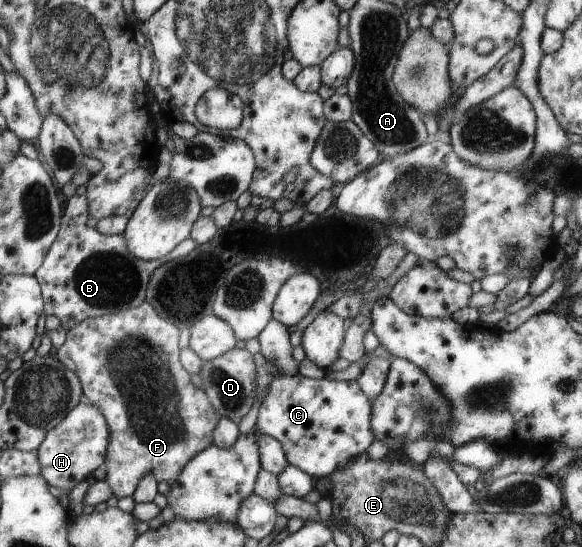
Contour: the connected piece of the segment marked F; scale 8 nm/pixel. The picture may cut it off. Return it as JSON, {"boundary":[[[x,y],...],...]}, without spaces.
{"boundary":[[[144,302],[114,315],[88,317],[80,321],[67,330],[66,341],[54,352],[60,363],[80,379],[85,400],[96,405],[106,417],[110,441],[100,476],[119,500],[132,495],[146,473],[152,472],[157,483],[172,485],[184,465],[214,443],[214,427],[222,415],[216,413],[205,391],[192,383],[191,373],[181,365],[179,335],[180,331],[174,324],[160,317],[150,303]]]}

